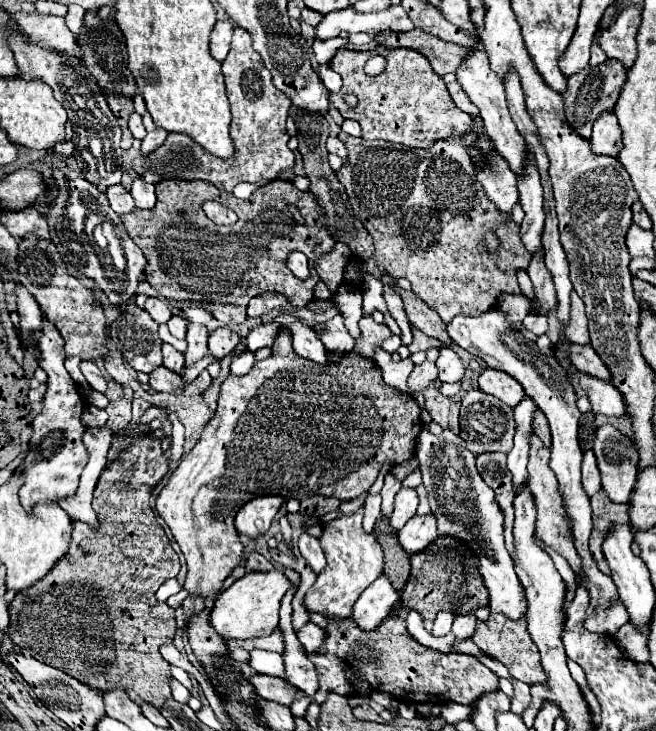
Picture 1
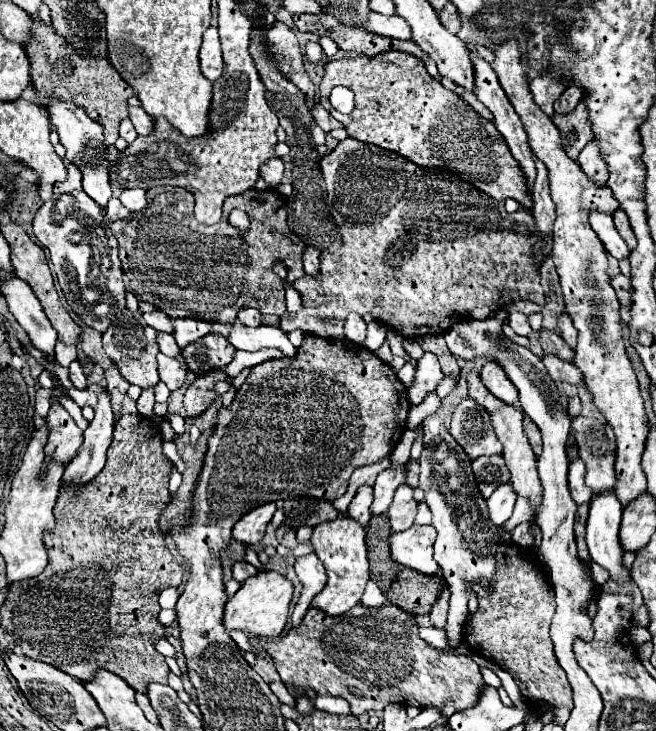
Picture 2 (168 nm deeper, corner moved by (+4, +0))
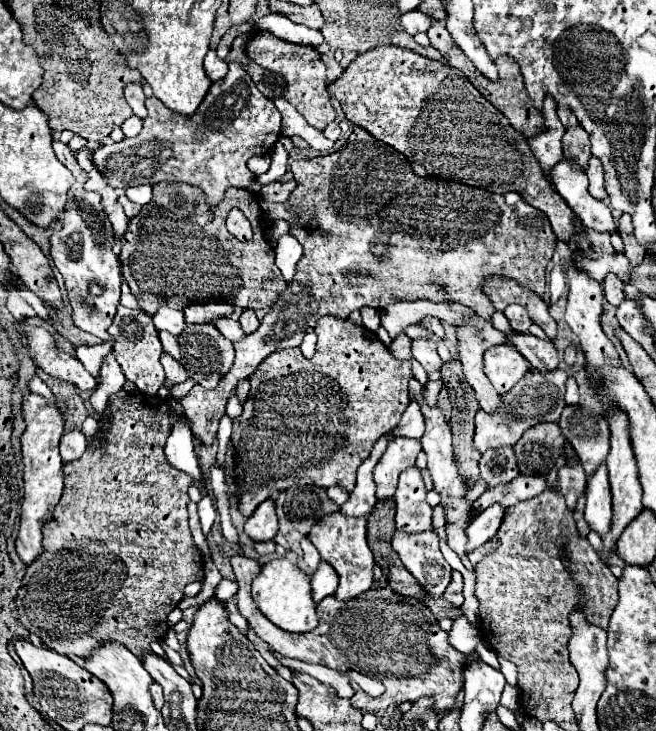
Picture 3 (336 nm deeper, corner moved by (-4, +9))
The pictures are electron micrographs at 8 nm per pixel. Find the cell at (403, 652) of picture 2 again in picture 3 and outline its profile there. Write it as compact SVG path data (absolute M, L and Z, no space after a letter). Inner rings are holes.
M243 554L231 558L235 578L239 582L237 608L247 618L255 634L269 644L271 650L295 658L301 662L313 662L337 672L357 670L371 678L383 682L385 692L381 698L367 696L357 684L351 684L355 694L351 704L361 710L379 712L389 706L399 706L407 700L415 702L419 698L433 698L433 710L437 714L449 712L455 708L457 694L463 690L463 670L471 658L477 658L475 652L461 654L449 644L447 632L443 632L433 616L433 612L415 598L405 598L391 588L371 588L359 594L353 600L337 600L333 596L323 598L317 604L317 628L305 634L289 634L273 626L251 600L251 580L259 574L261 566L257 560L251 560Z

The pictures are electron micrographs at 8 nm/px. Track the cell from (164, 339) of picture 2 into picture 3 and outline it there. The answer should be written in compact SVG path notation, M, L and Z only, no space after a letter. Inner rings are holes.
M161 332L159 338L161 338L161 344L163 344L163 350L165 350L167 354L171 354L173 358L179 360L181 350L179 350L179 340L177 340L177 336L173 336L173 334L169 334L169 332Z

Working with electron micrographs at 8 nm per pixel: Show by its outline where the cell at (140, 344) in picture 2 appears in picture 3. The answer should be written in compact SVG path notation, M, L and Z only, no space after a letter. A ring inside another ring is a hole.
M125 306L117 308L115 320L109 326L109 334L113 336L113 354L129 382L133 382L141 392L155 396L161 384L165 382L165 372L159 362L163 354L163 344L159 340L159 332L151 322L151 316L147 316L143 310L131 310Z

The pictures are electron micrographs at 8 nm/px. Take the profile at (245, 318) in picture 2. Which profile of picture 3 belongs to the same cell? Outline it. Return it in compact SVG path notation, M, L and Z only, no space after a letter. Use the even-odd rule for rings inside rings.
M251 308L243 310L243 314L241 314L239 322L241 322L241 326L243 326L245 334L251 334L251 332L255 332L255 330L259 328L259 320L257 320L257 314L255 314L255 310L251 310Z

